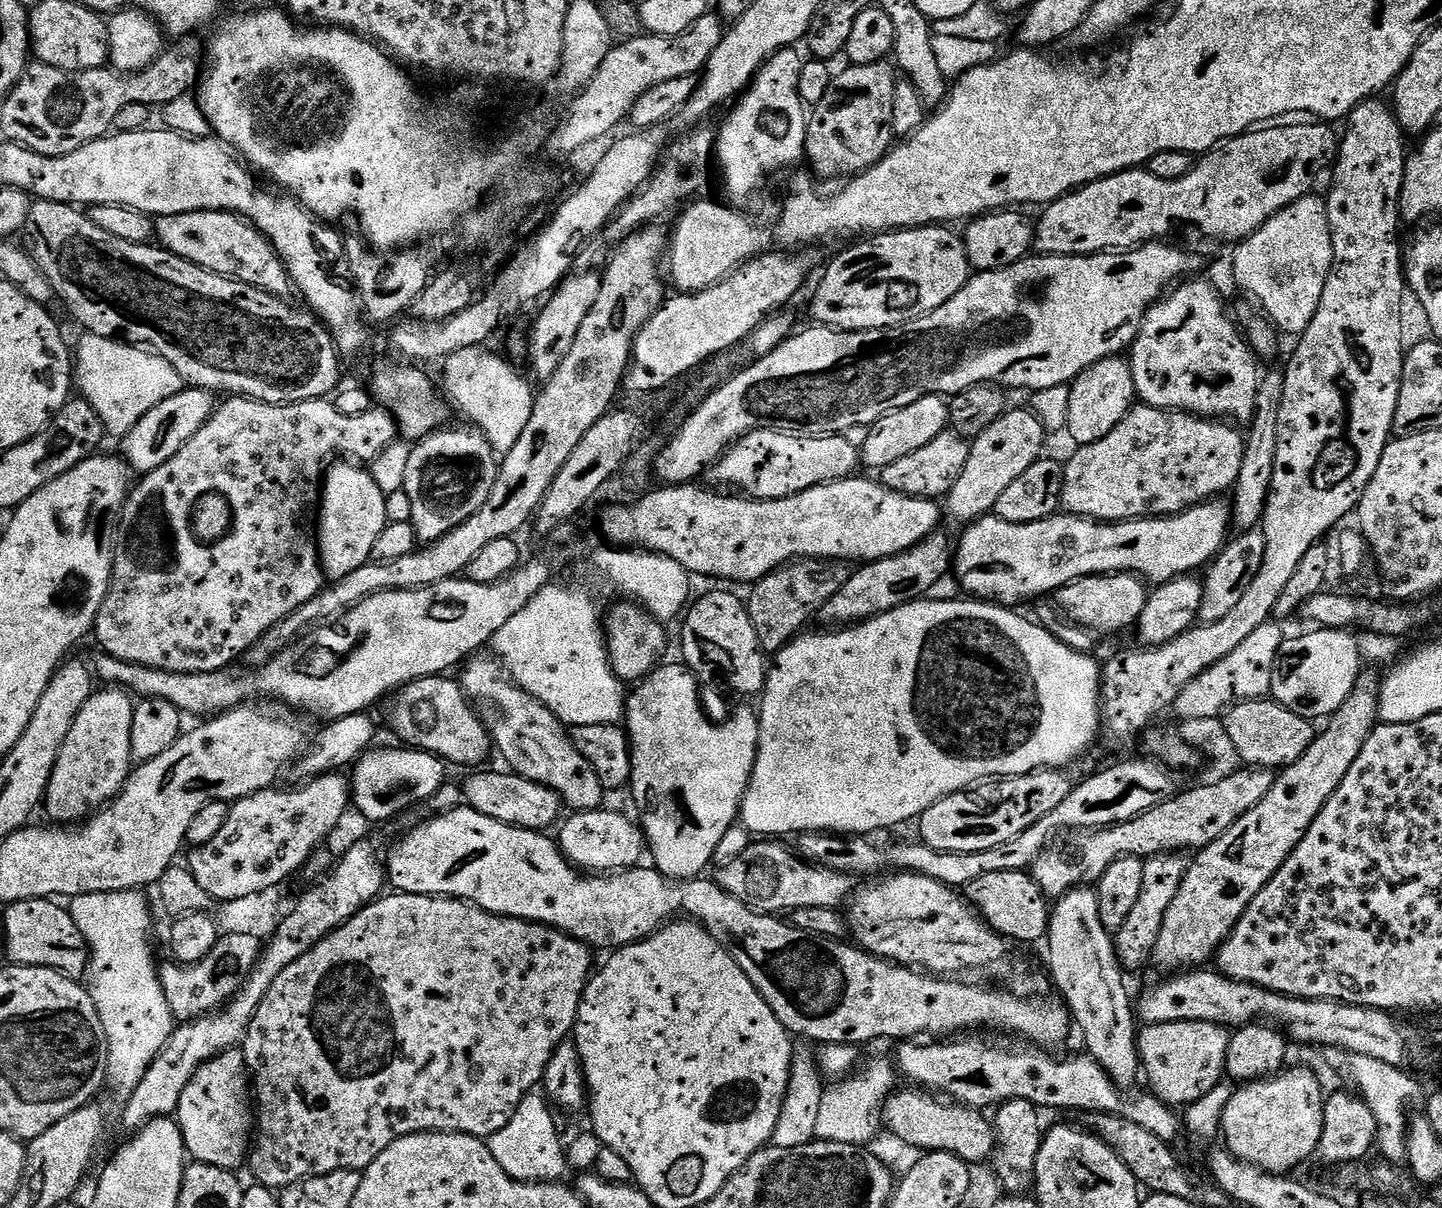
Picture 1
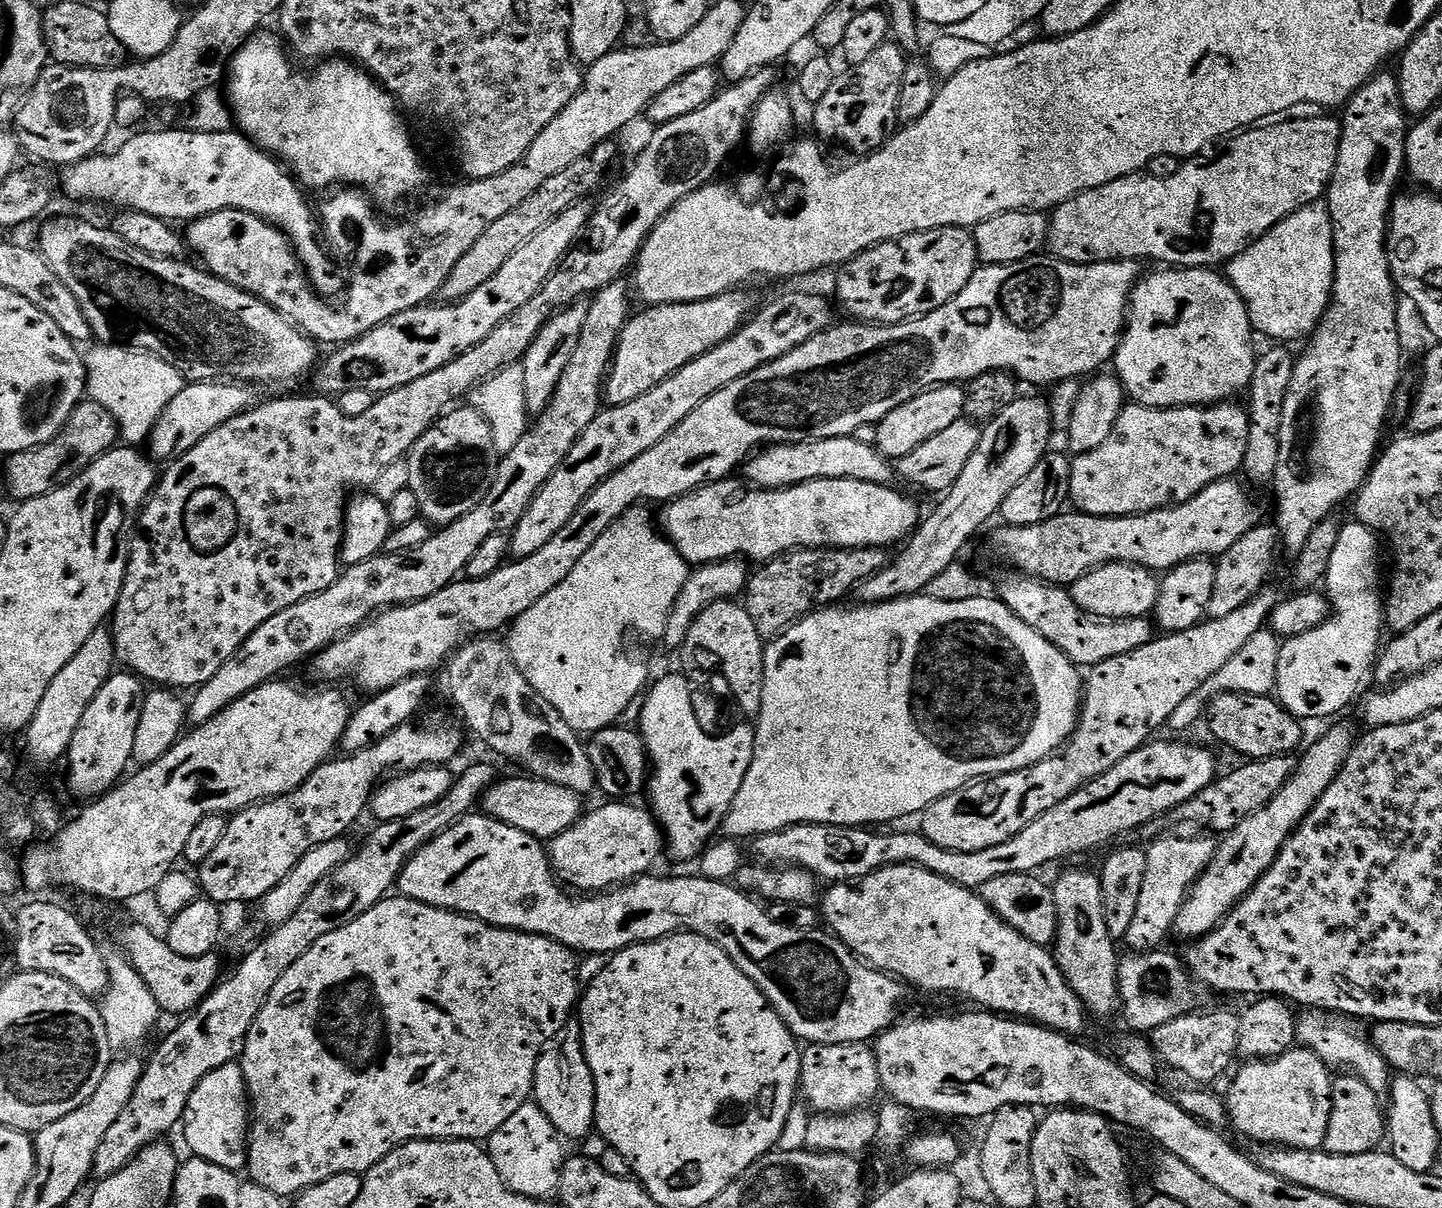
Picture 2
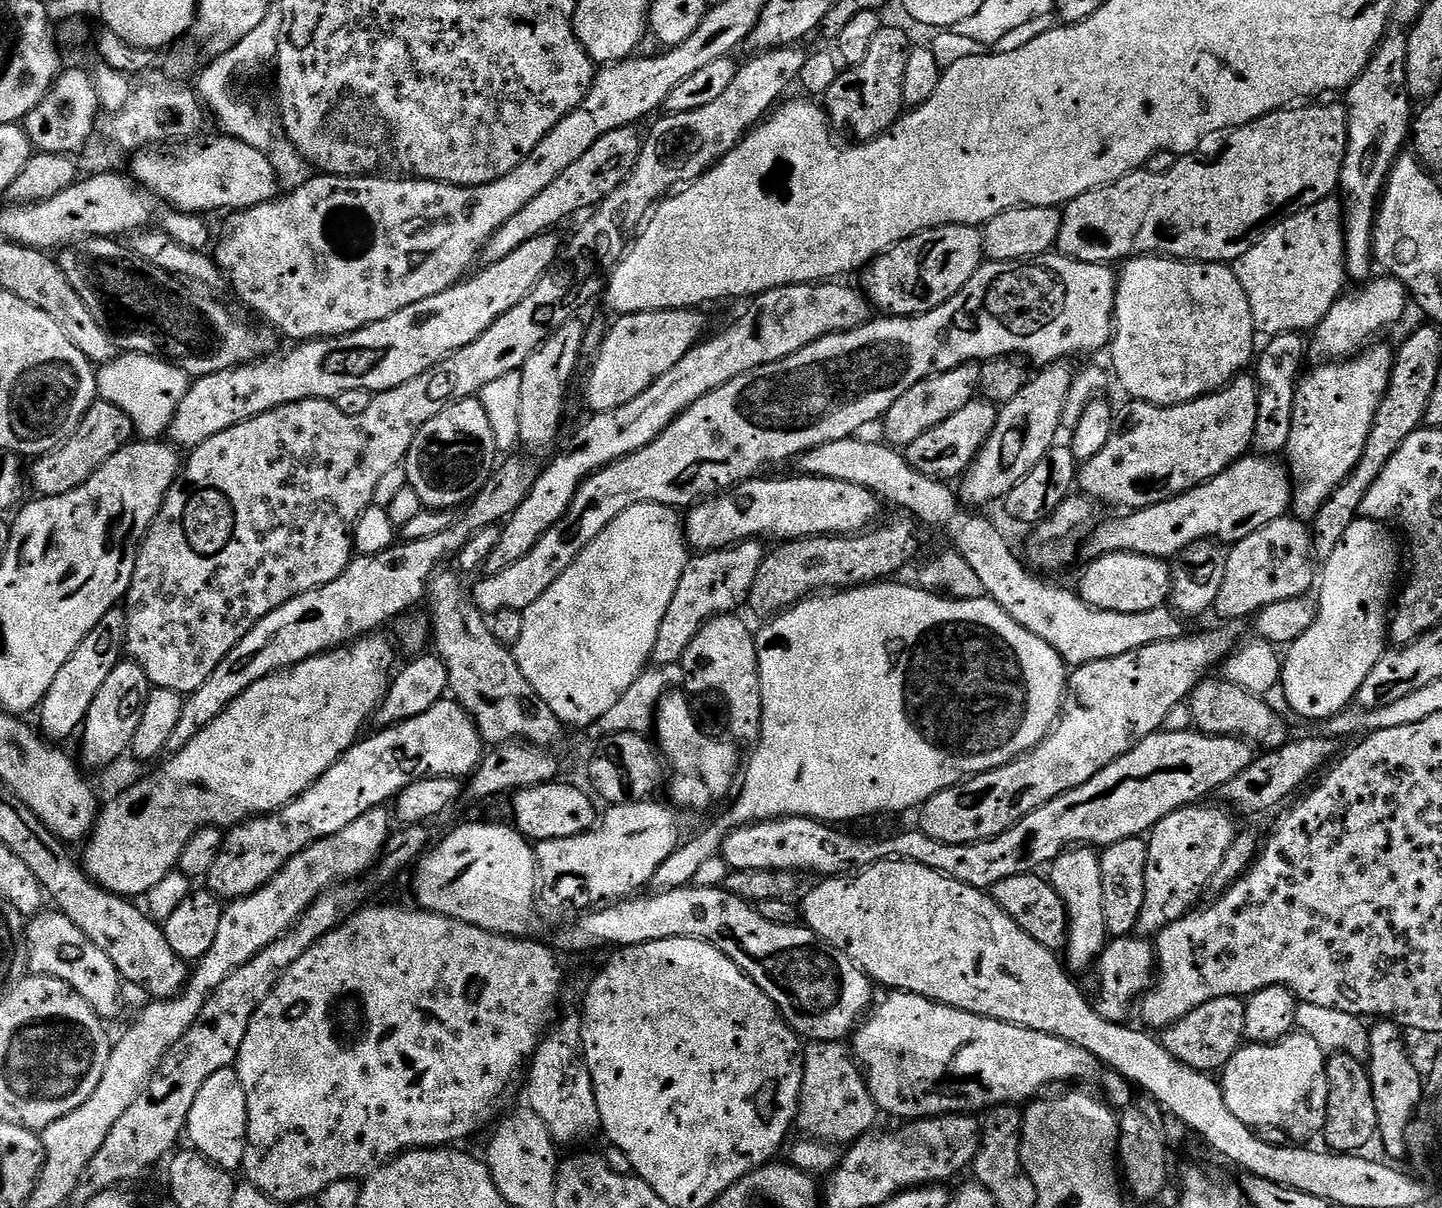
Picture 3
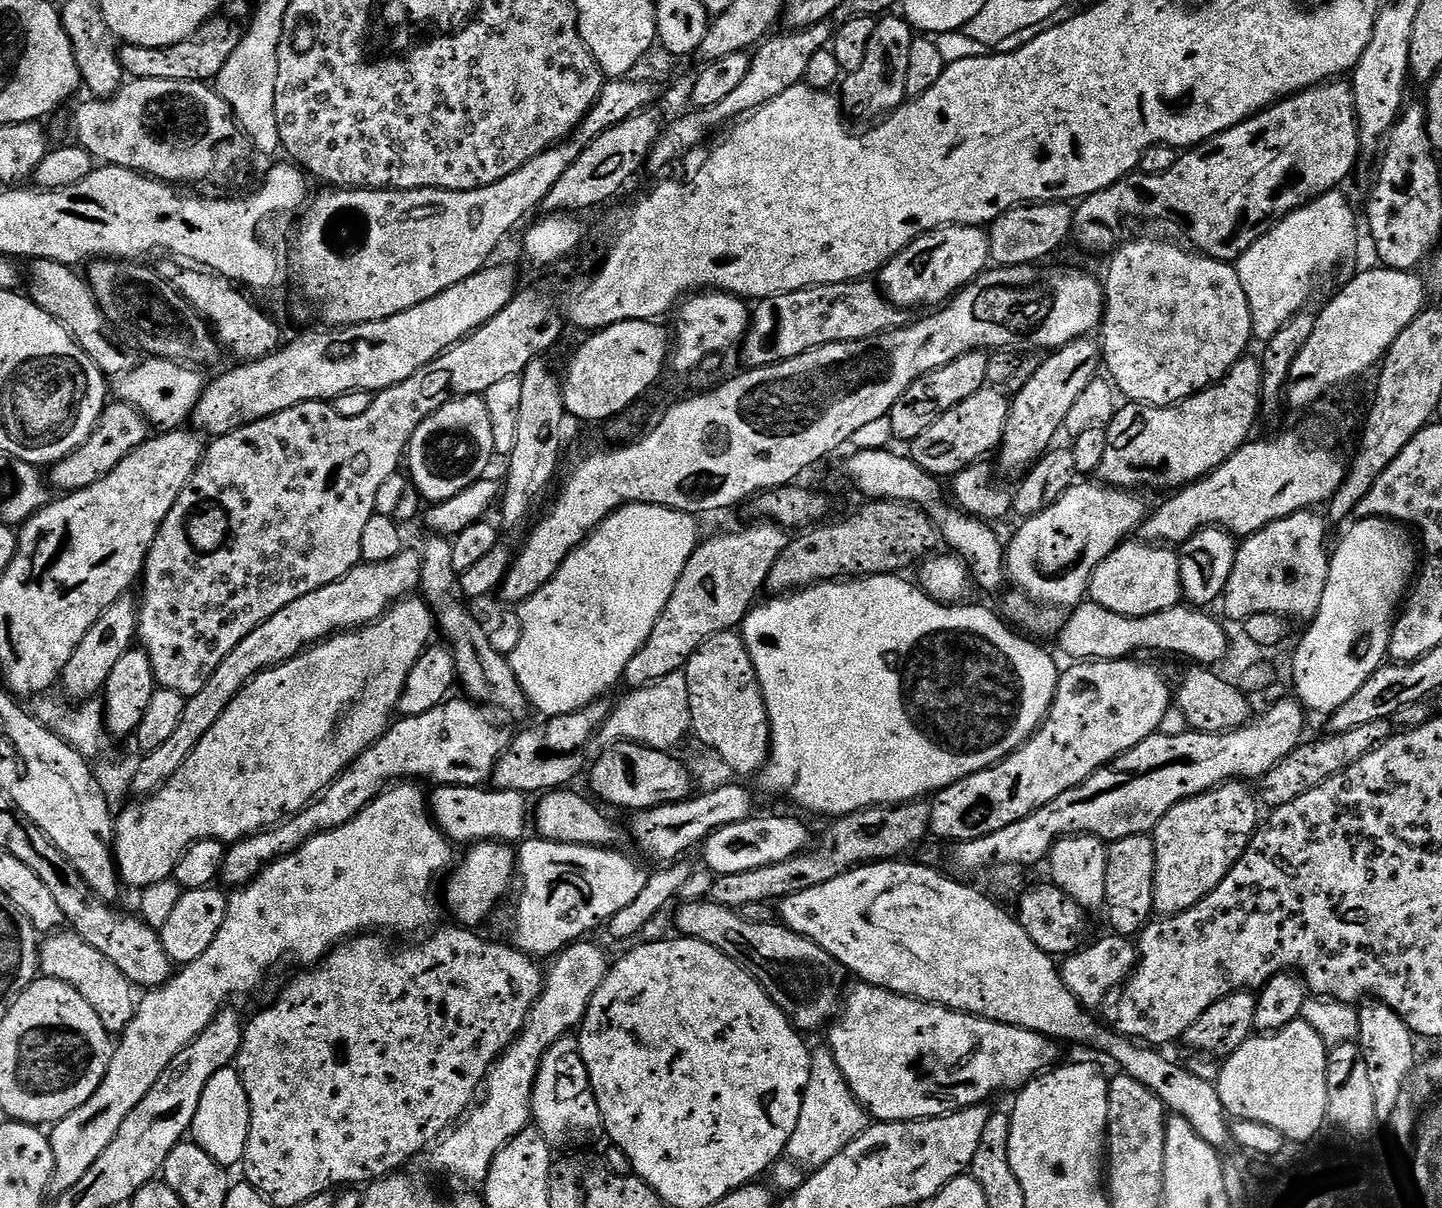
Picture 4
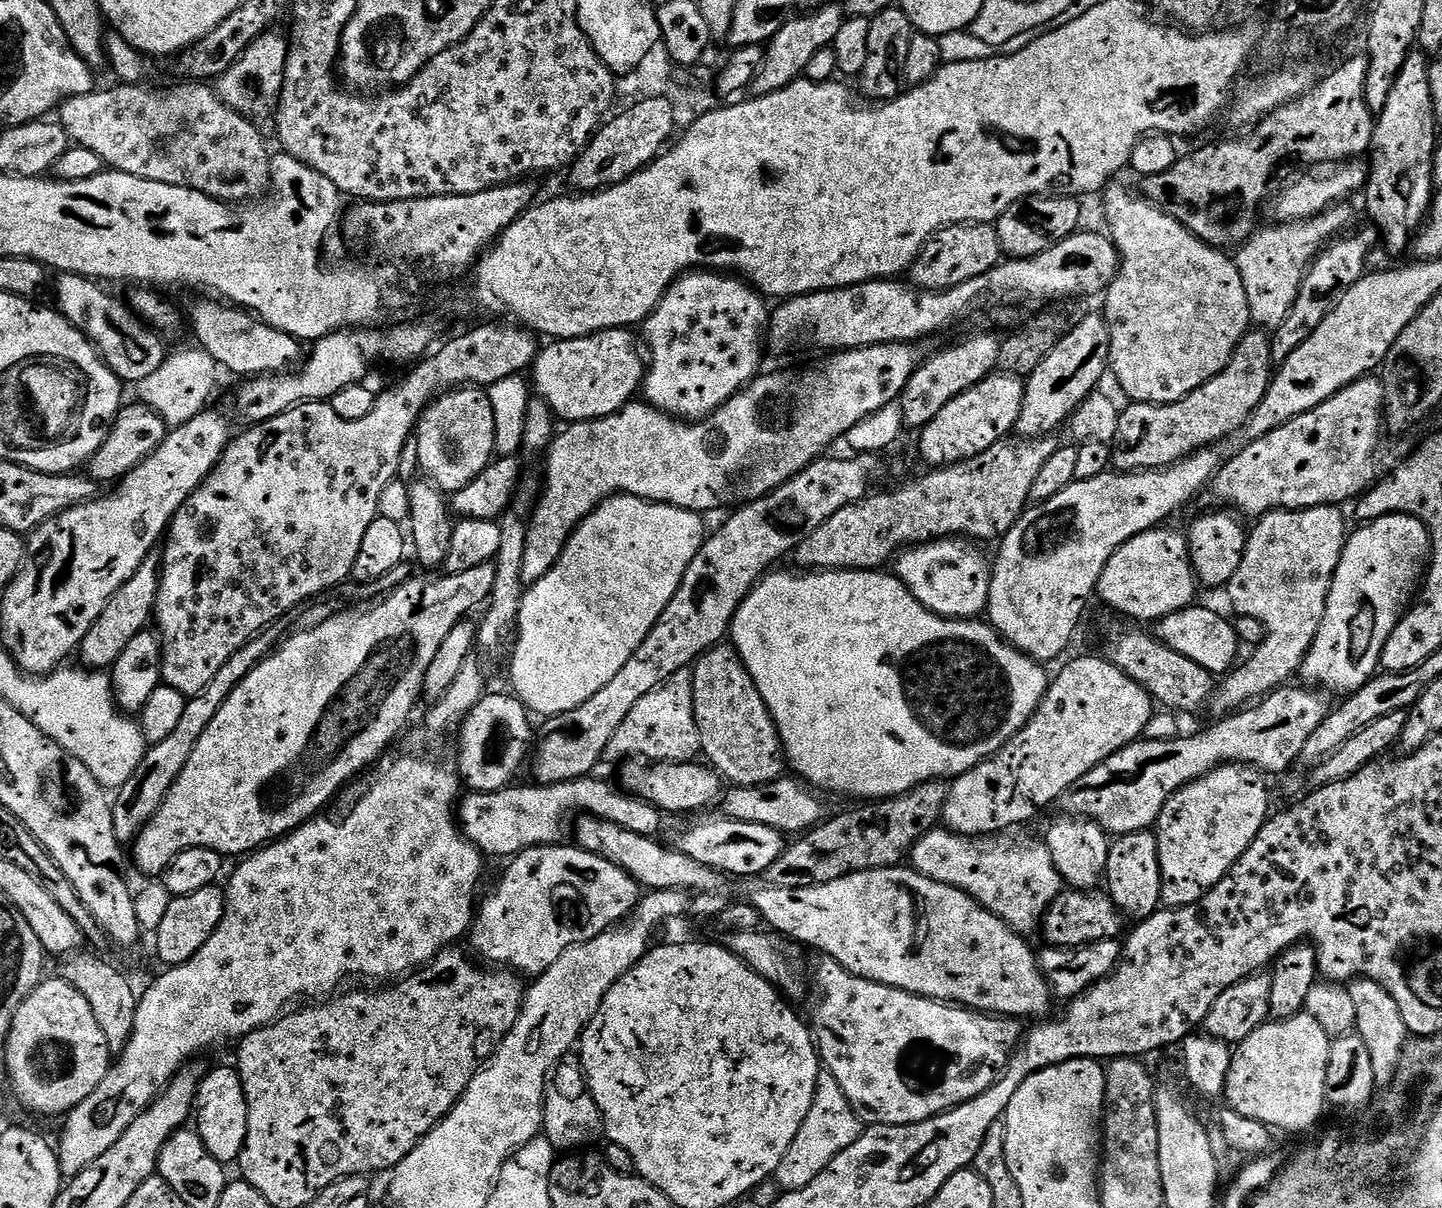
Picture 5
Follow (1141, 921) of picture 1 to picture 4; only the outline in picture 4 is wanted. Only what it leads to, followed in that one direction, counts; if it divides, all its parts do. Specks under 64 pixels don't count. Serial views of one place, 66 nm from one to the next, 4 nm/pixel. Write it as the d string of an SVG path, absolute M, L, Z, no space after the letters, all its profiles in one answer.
M1225 782L1209 792L1178 802L1178 806L1170 809L1158 822L1152 836L1156 851L1152 911L1157 917L1177 916L1202 902L1202 898L1211 894L1224 881L1228 870L1243 857L1258 827L1258 819L1256 820L1258 800L1253 789L1251 792L1248 788L1251 787L1244 782Z

